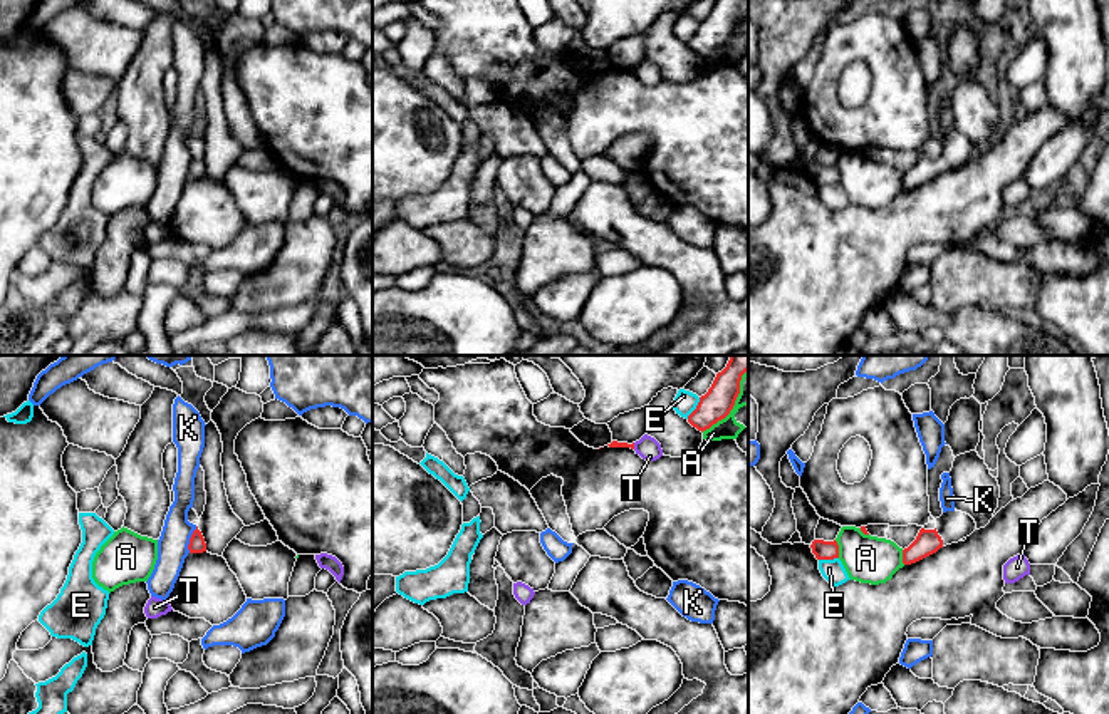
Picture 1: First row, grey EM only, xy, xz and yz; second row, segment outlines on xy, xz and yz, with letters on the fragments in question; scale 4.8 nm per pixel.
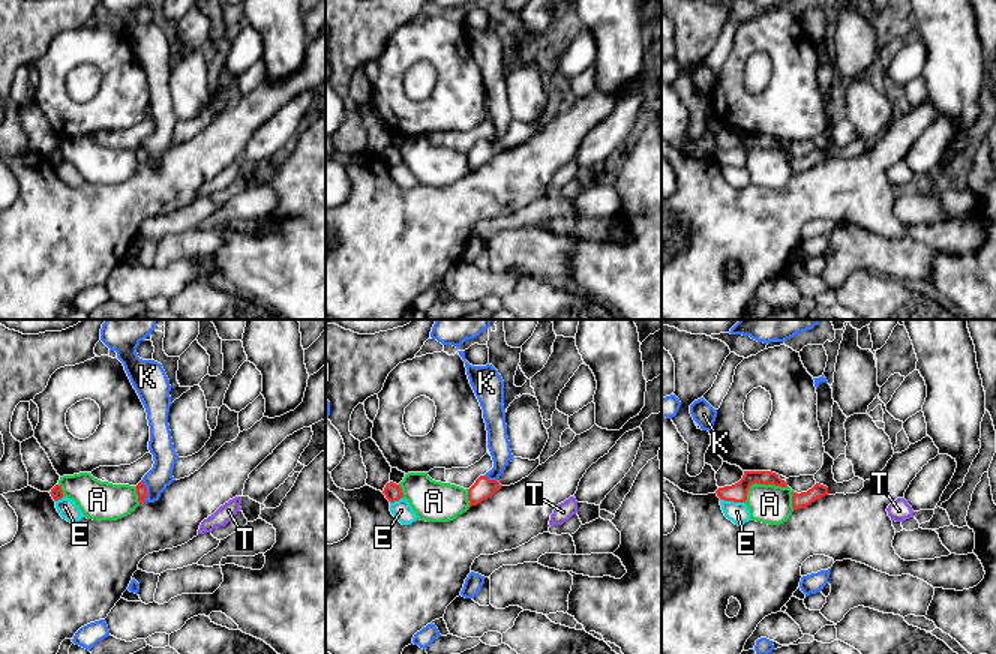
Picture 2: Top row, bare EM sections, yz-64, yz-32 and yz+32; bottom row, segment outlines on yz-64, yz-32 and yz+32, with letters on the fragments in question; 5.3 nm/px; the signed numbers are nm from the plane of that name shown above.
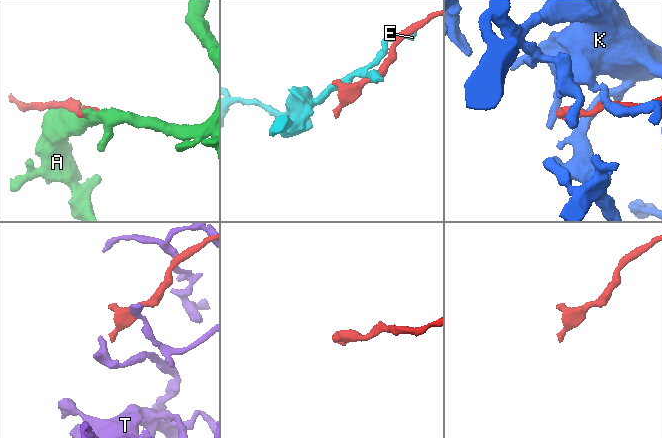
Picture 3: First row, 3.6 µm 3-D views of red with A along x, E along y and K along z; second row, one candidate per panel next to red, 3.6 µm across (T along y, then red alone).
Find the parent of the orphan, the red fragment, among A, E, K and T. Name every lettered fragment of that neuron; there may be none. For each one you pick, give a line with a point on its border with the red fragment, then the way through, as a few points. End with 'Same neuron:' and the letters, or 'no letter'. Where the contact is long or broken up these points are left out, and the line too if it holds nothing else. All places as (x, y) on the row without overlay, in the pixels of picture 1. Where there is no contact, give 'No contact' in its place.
Same neuron: no letter

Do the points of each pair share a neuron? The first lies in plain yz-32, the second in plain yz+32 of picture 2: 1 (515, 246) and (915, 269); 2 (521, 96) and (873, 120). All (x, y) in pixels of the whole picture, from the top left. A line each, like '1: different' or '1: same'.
1: same
2: same

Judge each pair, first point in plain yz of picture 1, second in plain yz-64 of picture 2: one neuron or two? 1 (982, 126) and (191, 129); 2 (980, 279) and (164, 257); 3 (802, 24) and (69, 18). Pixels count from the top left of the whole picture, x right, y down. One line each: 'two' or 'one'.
1: two
2: one
3: one

